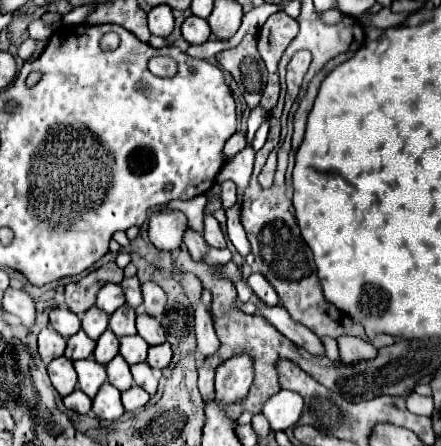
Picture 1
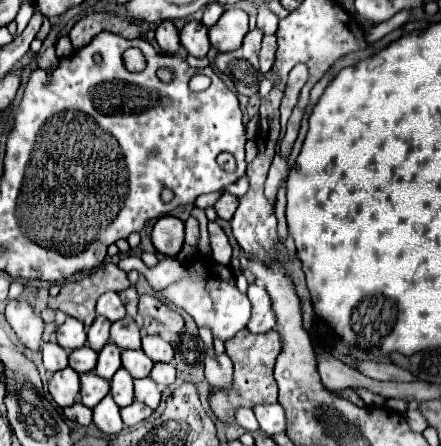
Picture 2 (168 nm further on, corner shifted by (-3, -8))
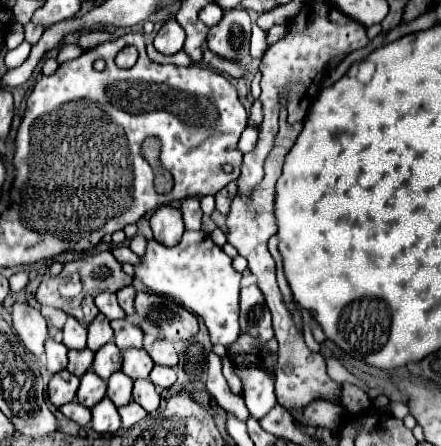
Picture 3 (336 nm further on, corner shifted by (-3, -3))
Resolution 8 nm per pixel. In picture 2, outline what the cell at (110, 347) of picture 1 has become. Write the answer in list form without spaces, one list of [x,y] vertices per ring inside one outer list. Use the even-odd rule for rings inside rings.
[[[107,342],[105,348],[99,352],[99,360],[97,360],[97,366],[95,366],[95,374],[97,376],[103,376],[105,380],[111,380],[111,376],[121,368],[121,350]]]

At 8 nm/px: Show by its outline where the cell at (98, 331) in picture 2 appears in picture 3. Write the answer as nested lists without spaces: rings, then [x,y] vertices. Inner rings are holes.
[[[99,313],[99,315],[91,321],[91,325],[89,325],[87,347],[89,347],[91,351],[97,351],[97,349],[101,349],[105,343],[109,343],[111,339],[113,339],[113,329],[111,329],[111,325],[109,325],[109,319],[107,319],[103,313]]]

